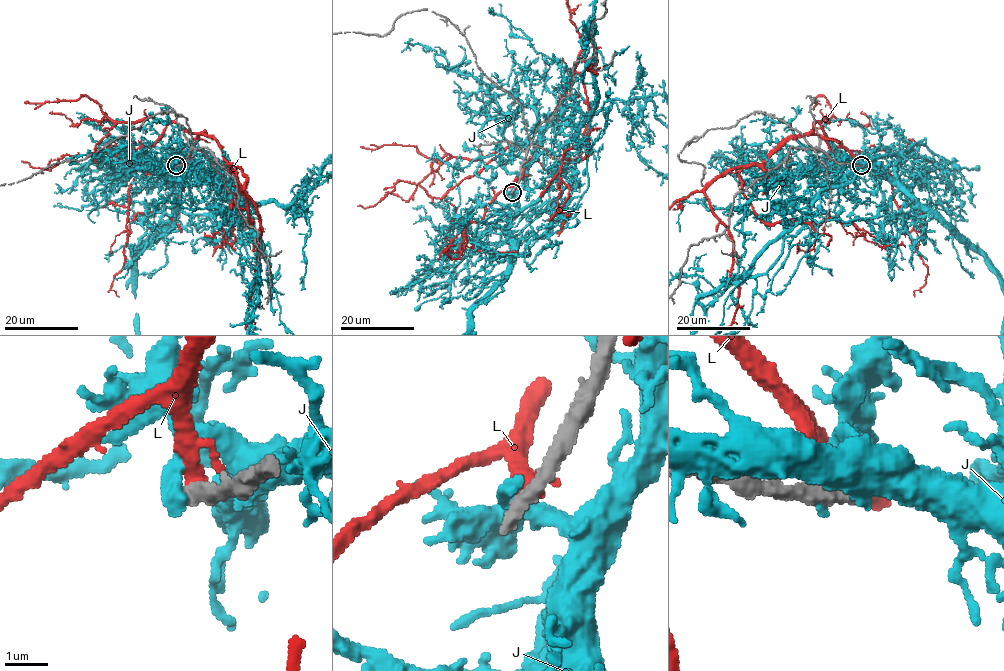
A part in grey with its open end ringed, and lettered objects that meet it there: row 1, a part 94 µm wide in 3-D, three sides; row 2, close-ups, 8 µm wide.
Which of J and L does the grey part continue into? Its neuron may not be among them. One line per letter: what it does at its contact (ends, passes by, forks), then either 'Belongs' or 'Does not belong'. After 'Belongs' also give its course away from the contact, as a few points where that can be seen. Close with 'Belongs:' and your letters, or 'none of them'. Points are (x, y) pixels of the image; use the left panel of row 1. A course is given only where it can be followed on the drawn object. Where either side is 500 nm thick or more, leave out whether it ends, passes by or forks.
J: It ends there. Does not belong
L: It ends there. Does not belong
Belongs: none of them

